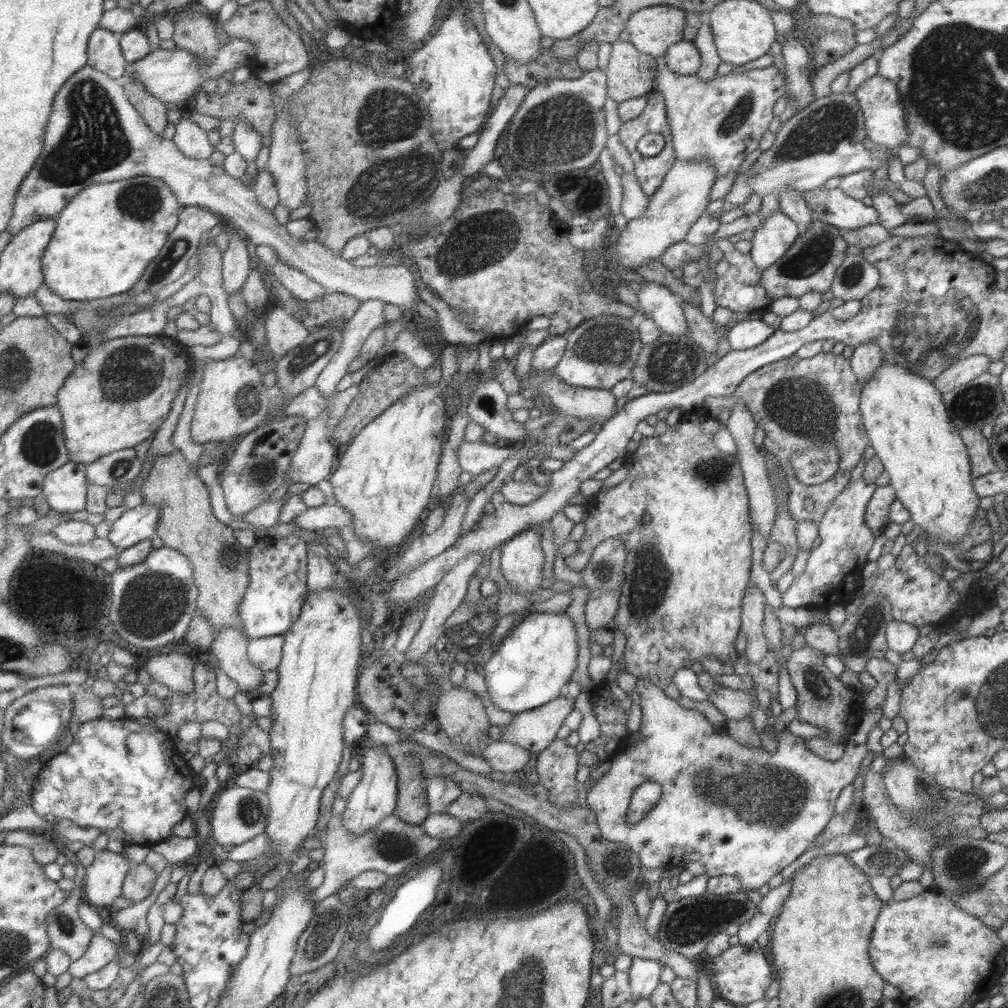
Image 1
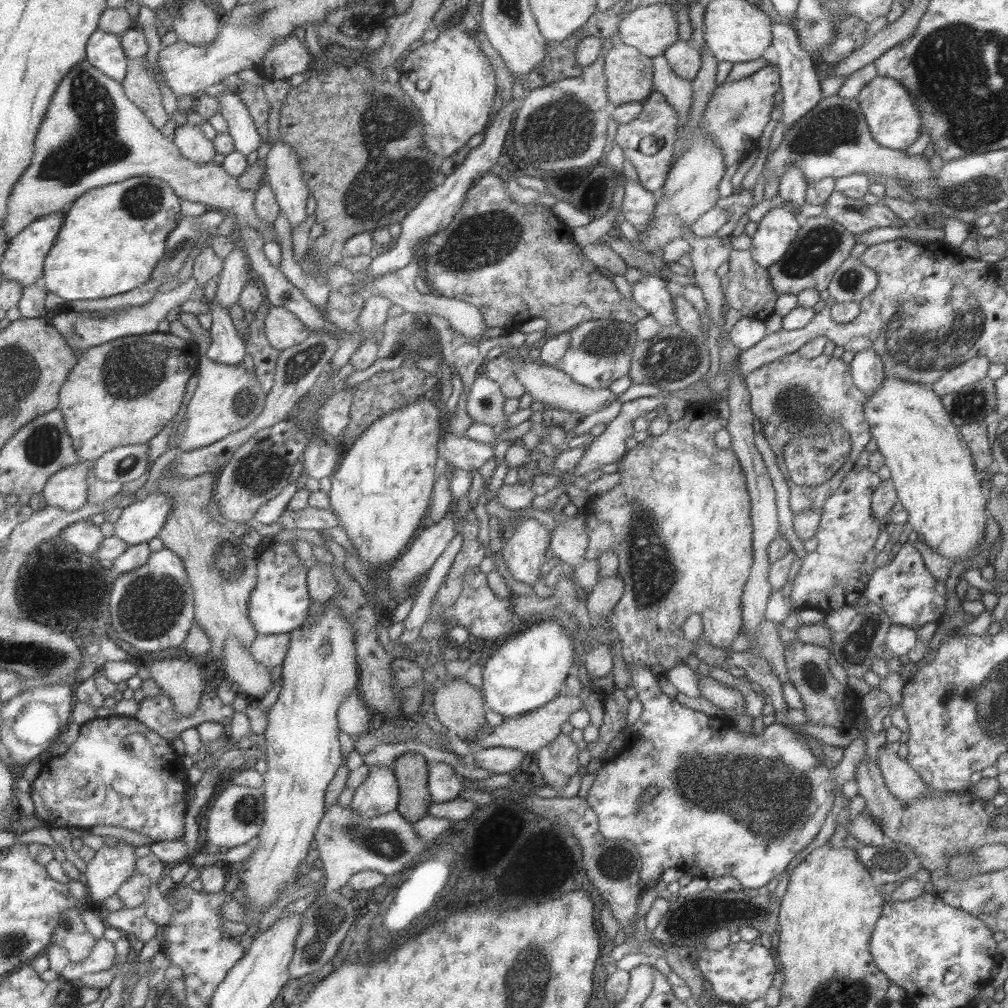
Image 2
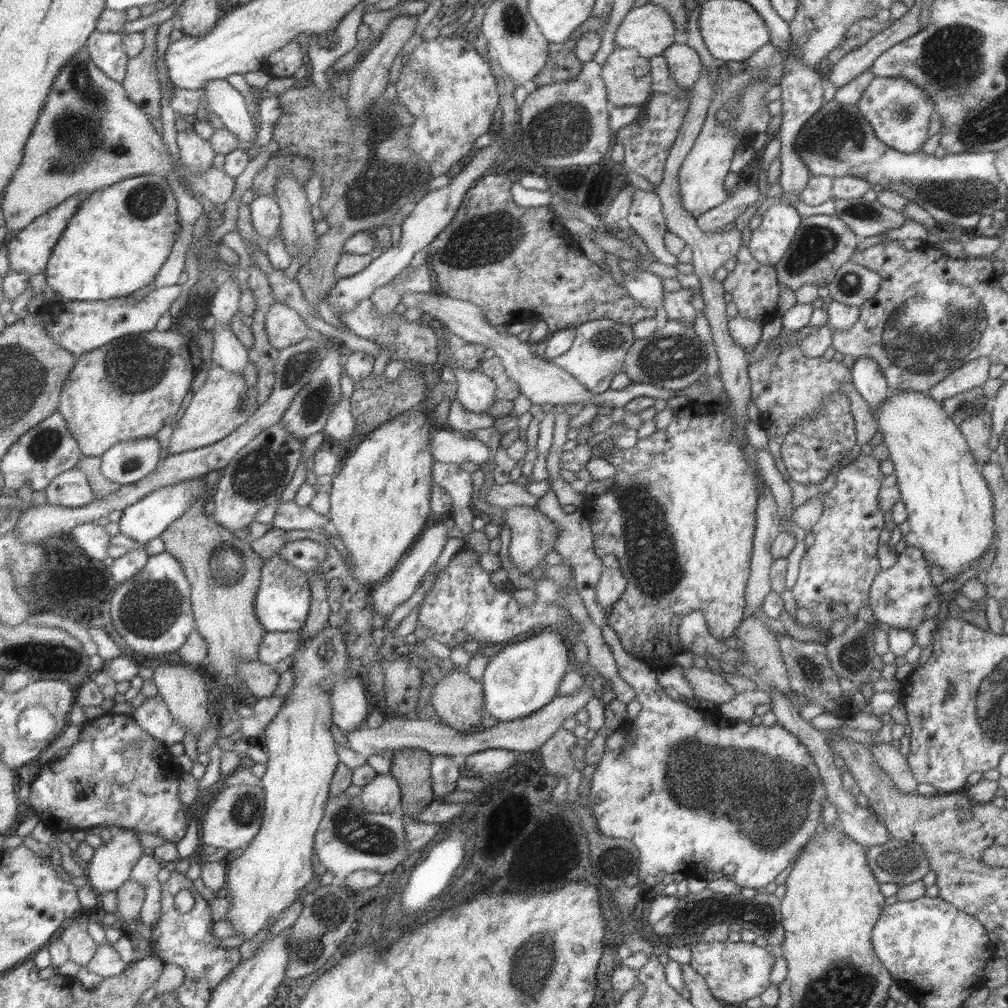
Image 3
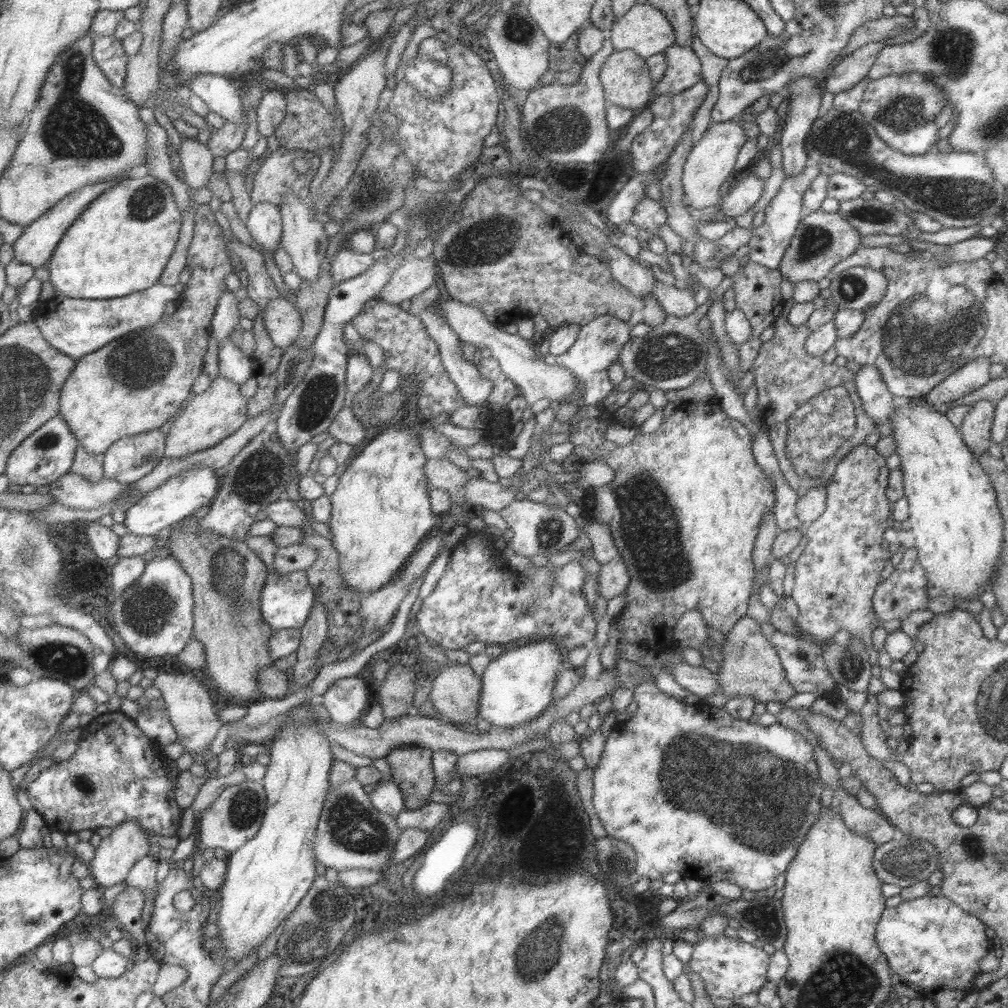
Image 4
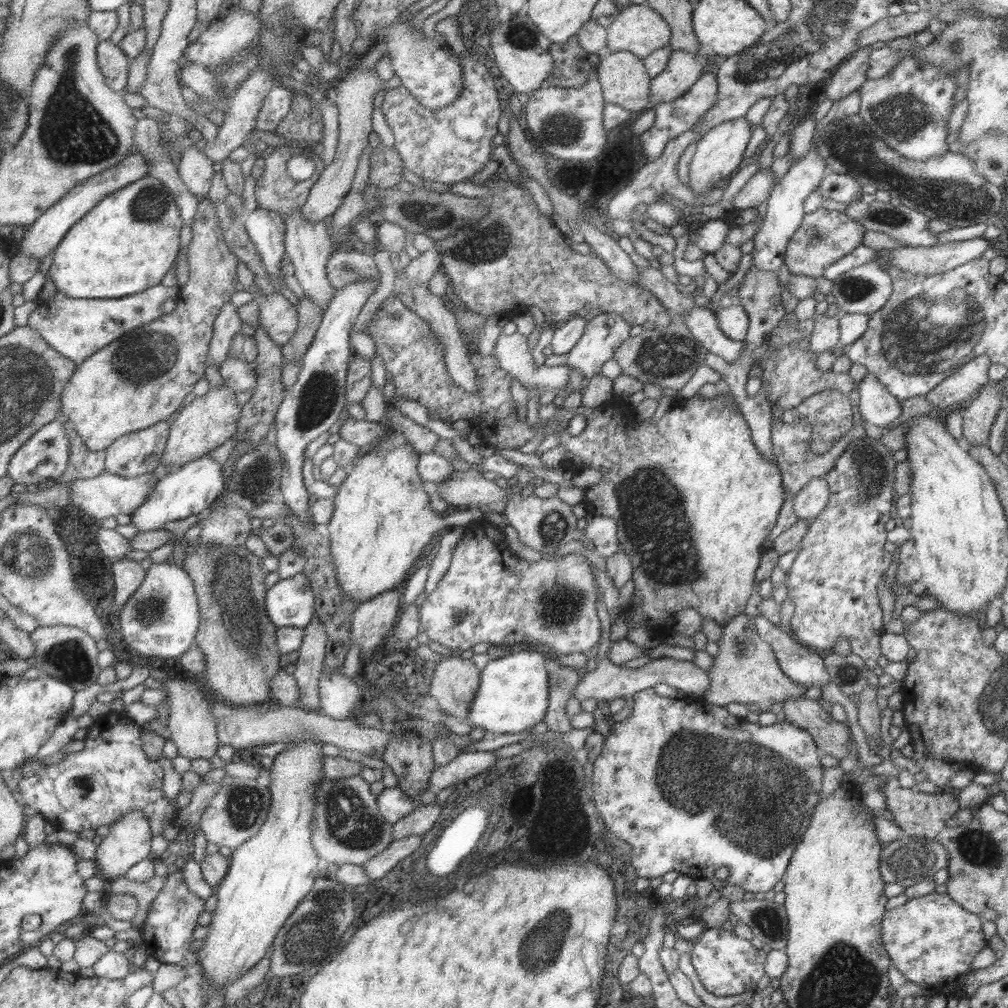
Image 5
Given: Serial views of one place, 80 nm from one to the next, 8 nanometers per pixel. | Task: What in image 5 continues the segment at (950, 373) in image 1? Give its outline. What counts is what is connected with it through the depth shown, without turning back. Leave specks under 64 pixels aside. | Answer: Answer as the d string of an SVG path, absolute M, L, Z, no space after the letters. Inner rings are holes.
M979 355L974 356L969 362L966 362L963 365L957 366L957 369L953 371L949 376L946 376L937 386L934 386L929 392L927 392L924 397L926 398L926 401L929 404L933 404L935 408L946 408L947 406L951 409L955 405L956 402L966 402L968 401L972 396L975 396L975 394L985 385L989 382L988 380L988 368L990 365L990 360L988 356L985 355Z

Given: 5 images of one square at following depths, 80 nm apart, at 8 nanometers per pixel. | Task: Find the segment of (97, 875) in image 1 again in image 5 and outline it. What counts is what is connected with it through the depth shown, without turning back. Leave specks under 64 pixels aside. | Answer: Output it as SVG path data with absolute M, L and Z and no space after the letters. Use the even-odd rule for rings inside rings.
M131 810L127 815L117 821L110 828L110 833L100 842L95 861L100 868L100 877L107 883L117 880L128 874L130 870L141 860L145 860L151 854L151 840L153 840L153 827L151 821L143 810Z

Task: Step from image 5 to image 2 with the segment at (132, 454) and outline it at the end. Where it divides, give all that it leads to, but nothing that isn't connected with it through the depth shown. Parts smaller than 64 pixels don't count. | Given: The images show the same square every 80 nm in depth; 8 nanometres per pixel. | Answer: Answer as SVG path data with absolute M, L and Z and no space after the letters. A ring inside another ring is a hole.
M127 444L114 448L95 461L95 475L109 483L136 480L143 476L149 466L149 451L147 444Z

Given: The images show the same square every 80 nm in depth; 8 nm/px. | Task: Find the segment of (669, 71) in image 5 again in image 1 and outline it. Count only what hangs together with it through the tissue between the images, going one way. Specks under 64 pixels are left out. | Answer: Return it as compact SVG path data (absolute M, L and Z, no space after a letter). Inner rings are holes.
M681 39L673 43L663 56L665 66L678 75L695 75L700 67L700 56L692 41Z

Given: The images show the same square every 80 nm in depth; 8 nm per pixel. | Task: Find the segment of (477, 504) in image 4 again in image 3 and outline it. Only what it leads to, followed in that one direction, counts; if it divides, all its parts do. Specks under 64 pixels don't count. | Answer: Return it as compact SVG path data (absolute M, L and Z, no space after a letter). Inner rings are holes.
M509 482L489 488L487 496L483 501L497 508L513 508L514 506L536 506L537 497L527 492L526 486L522 483Z

